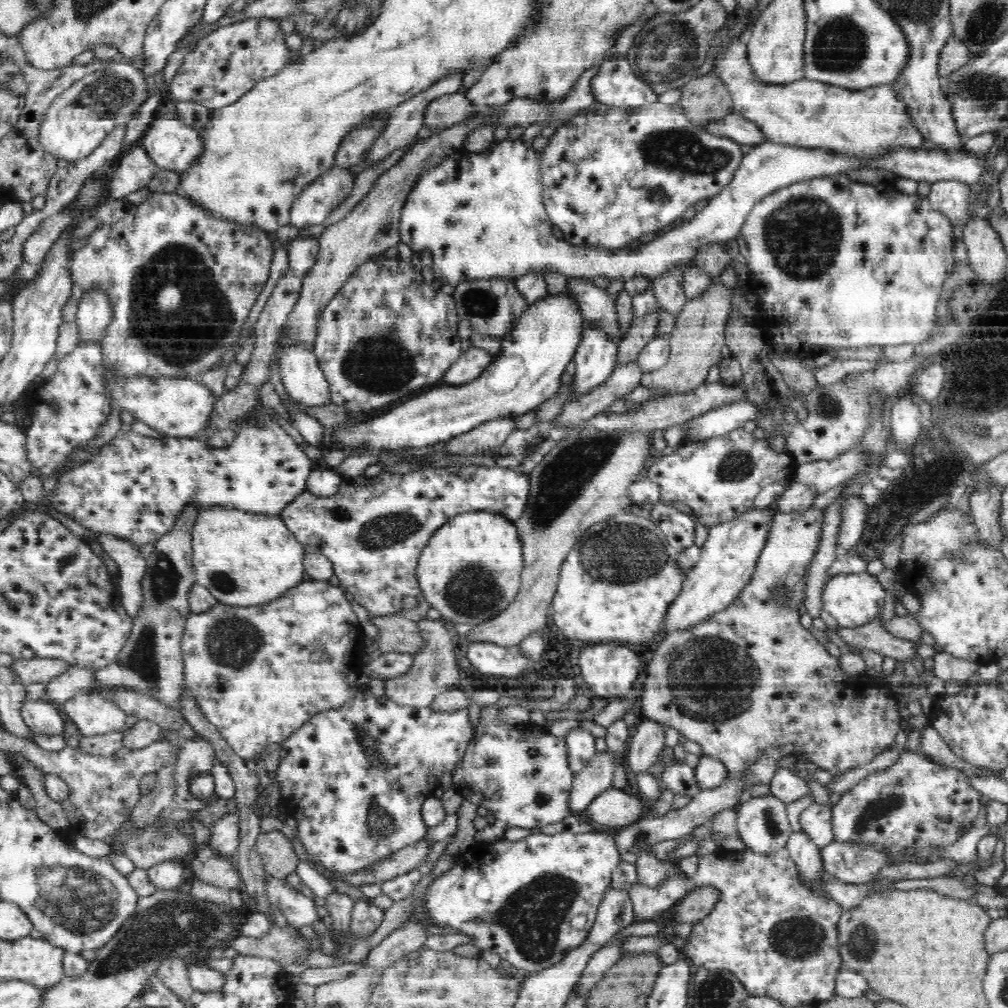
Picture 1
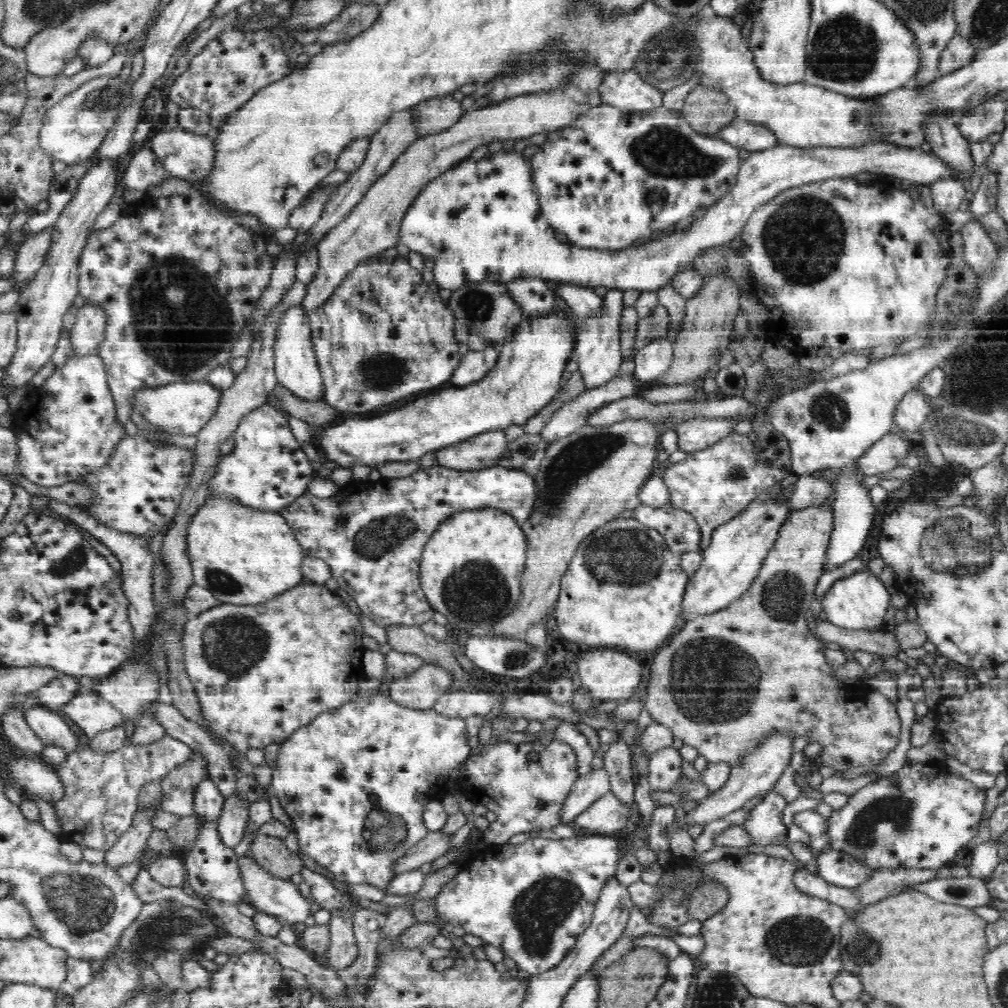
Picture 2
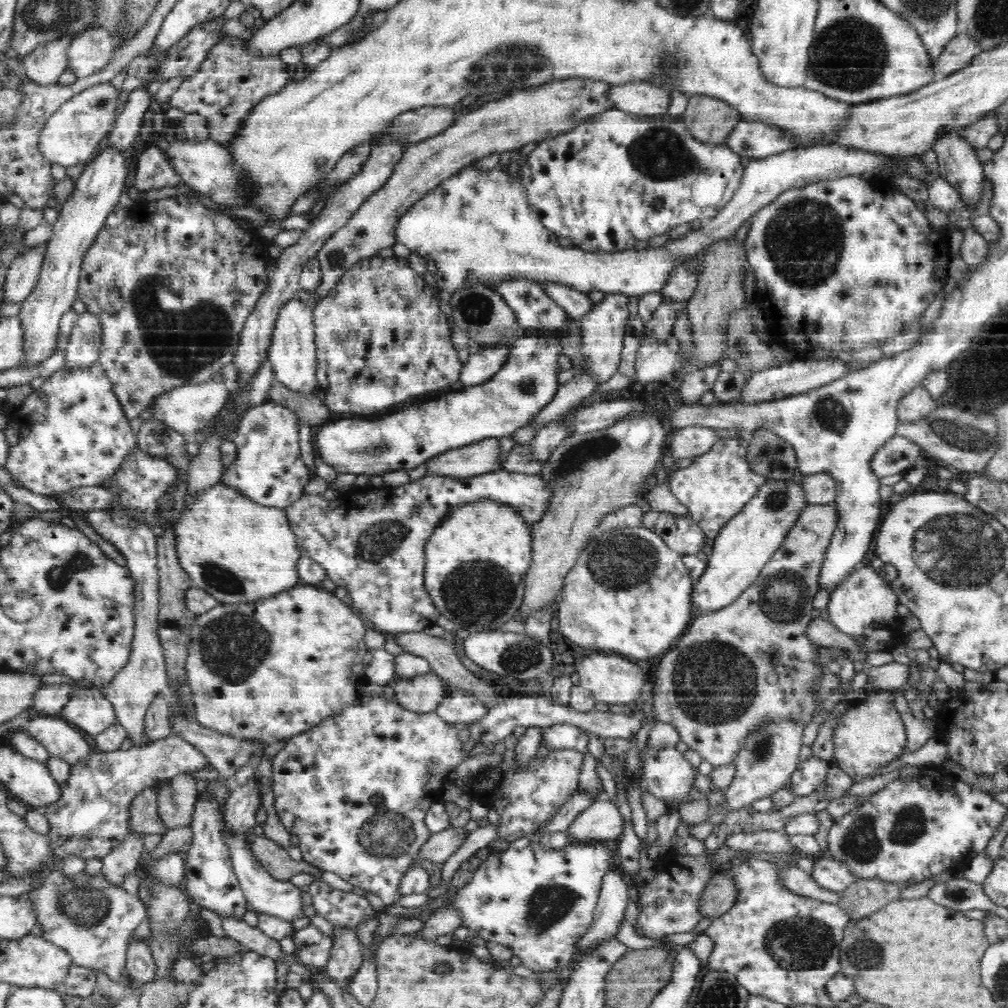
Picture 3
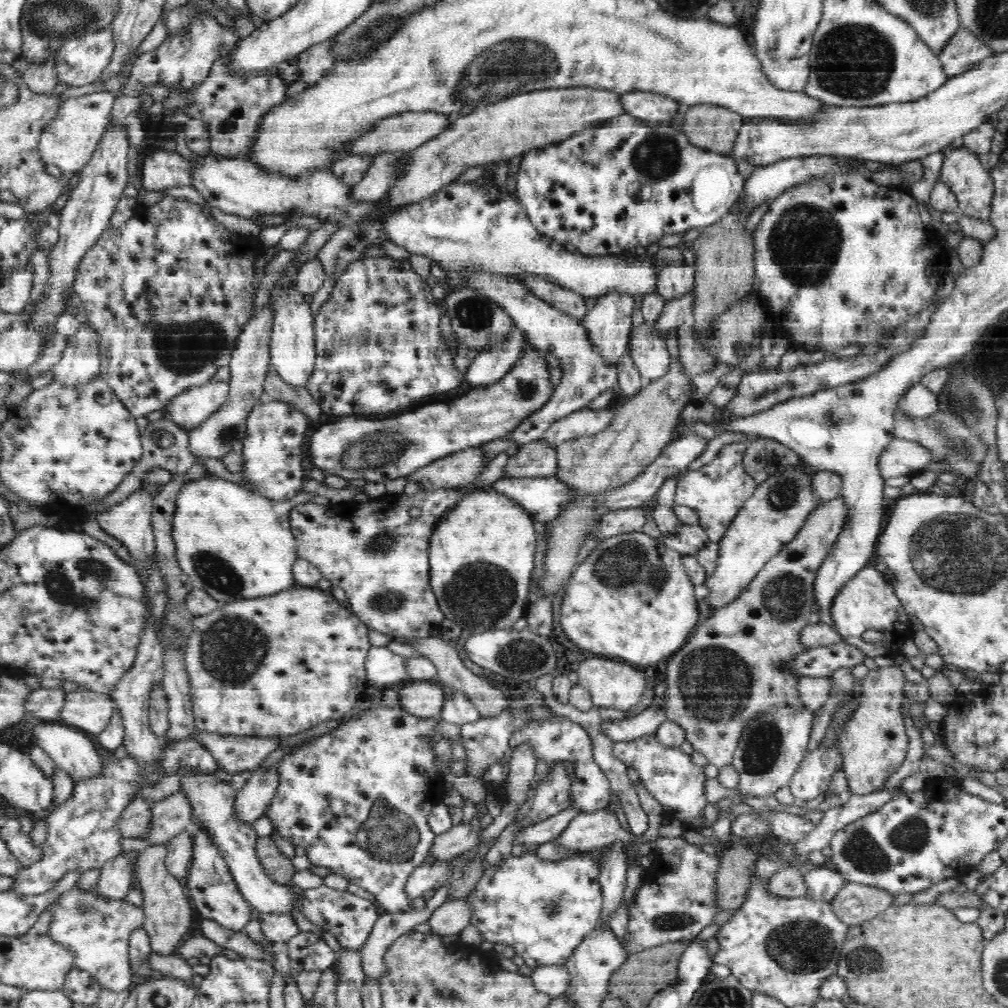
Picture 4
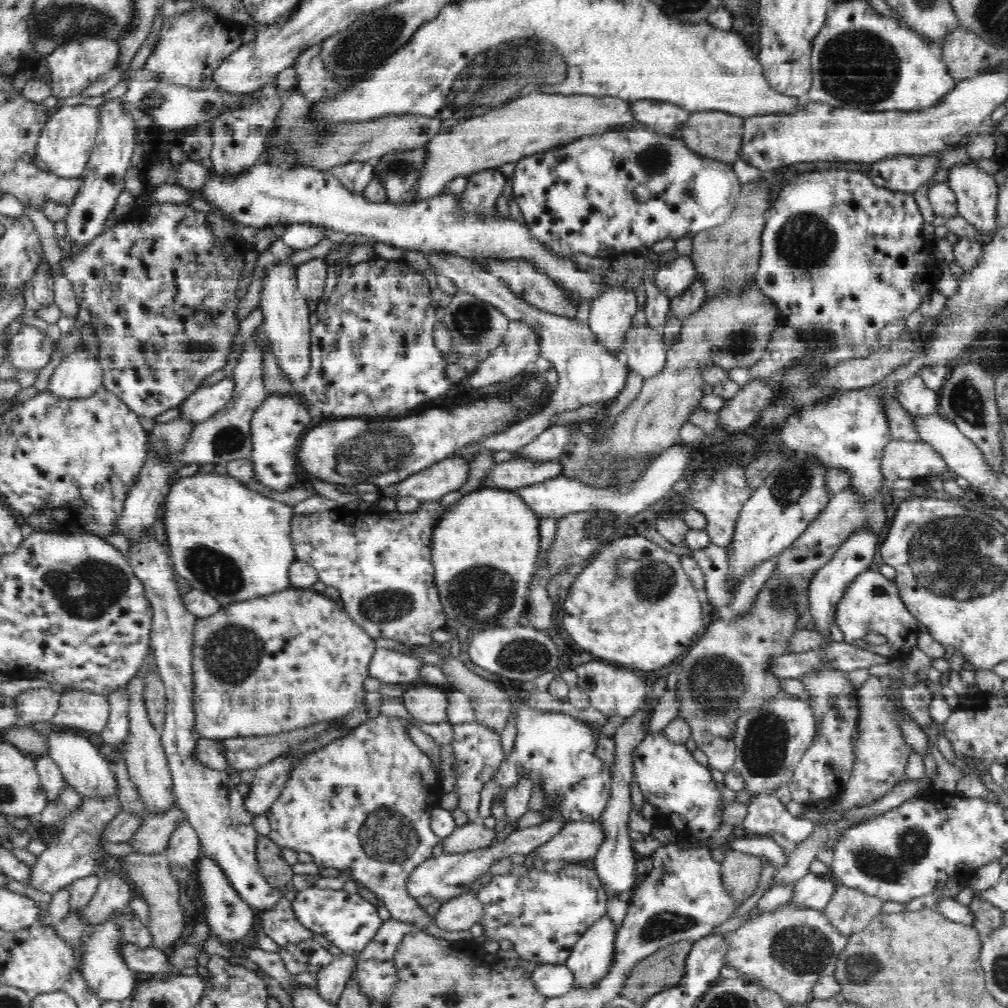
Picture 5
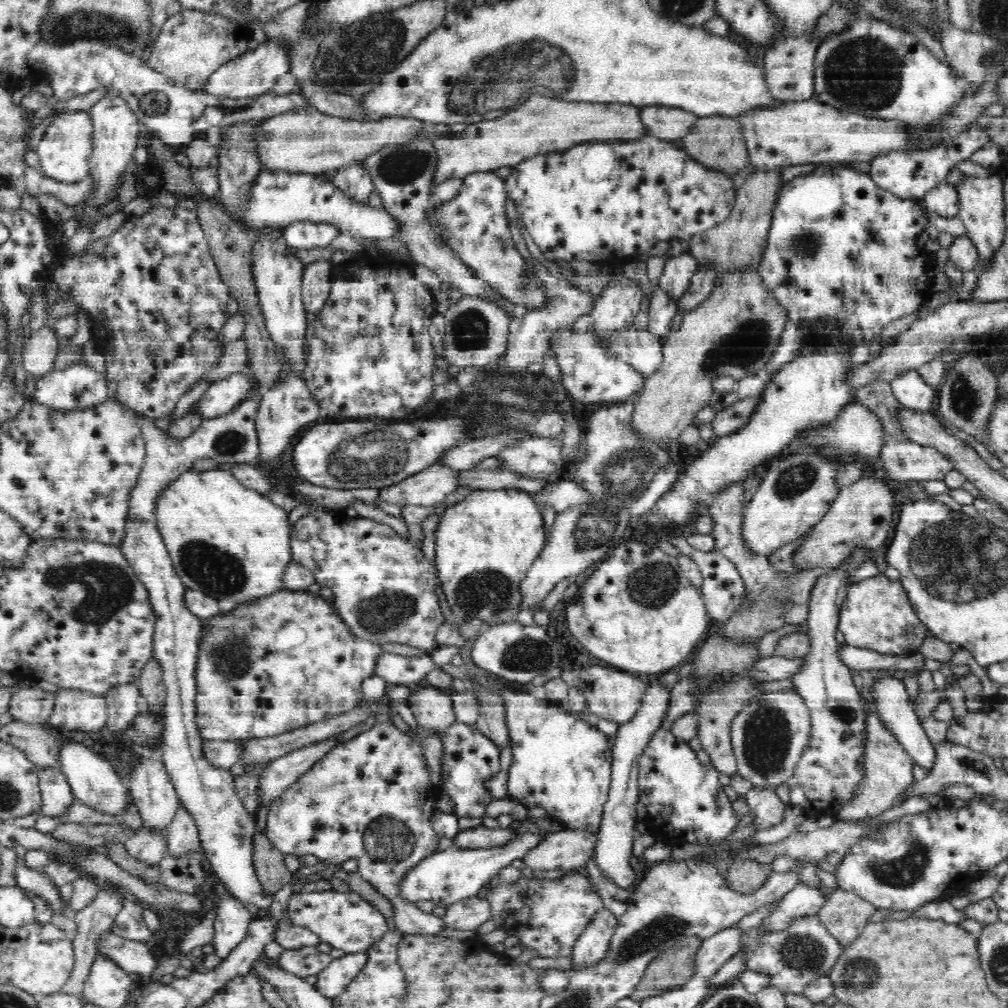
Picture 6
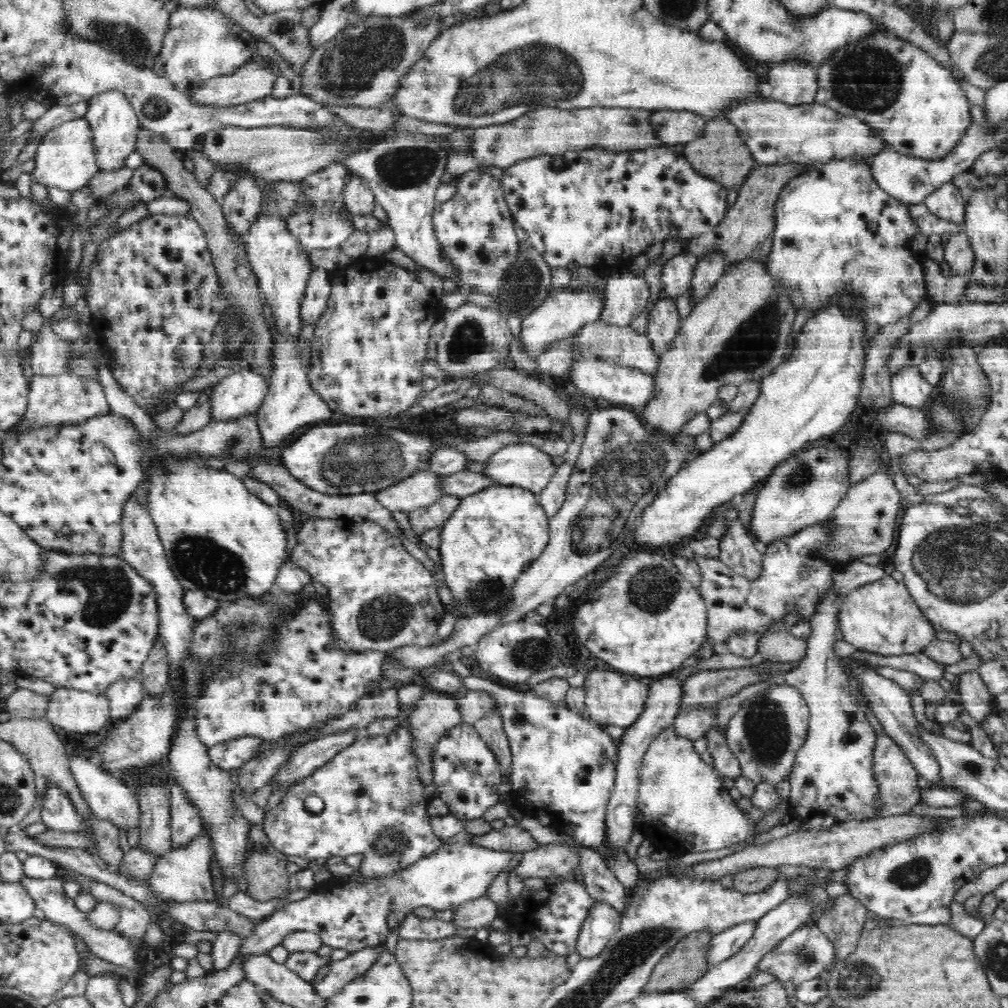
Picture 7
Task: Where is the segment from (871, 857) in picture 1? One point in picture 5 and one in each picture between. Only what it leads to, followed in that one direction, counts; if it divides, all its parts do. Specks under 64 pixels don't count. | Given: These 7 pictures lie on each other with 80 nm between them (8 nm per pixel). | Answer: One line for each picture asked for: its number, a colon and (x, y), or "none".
2: (836, 868)
3: (828, 872)
4: (823, 882)
5: (814, 892)

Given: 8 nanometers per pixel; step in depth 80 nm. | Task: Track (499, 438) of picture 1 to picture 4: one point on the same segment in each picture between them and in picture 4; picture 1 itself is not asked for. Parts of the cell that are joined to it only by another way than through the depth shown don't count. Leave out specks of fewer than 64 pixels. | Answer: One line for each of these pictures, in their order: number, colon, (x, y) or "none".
2: (481, 451)
3: (480, 457)
4: (454, 471)

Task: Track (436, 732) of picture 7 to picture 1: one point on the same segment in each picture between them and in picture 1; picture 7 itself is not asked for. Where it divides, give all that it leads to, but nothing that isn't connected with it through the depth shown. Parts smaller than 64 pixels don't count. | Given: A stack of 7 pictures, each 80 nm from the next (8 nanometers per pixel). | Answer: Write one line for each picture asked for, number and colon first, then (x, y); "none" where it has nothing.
1: (434, 671)
2: (420, 690)
3: (422, 694)
4: (424, 699)
5: (428, 703)
6: (432, 708)

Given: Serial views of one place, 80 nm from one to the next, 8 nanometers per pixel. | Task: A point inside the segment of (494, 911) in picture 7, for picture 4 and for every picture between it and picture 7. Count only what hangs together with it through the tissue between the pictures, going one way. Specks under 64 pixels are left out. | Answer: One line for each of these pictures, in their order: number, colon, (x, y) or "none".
4: (452, 917)
5: (461, 913)
6: (468, 914)

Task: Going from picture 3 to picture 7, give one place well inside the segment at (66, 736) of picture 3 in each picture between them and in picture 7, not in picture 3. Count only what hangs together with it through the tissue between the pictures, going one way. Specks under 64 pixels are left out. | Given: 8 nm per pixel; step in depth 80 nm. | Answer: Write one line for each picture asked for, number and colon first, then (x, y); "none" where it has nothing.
4: (71, 749)
5: (87, 768)
6: (92, 779)
7: (111, 799)

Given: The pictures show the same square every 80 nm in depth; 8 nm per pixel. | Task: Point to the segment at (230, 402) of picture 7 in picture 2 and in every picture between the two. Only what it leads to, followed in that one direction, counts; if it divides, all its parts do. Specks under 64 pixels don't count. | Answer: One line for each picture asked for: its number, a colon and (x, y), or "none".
2: (184, 408)
3: (188, 409)
4: (195, 406)
5: (205, 401)
6: (222, 396)

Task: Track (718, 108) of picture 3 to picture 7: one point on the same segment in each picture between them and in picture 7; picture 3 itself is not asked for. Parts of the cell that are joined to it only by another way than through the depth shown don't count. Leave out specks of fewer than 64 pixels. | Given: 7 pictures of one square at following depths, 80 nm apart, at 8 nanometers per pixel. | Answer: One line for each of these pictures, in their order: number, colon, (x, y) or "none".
4: (714, 129)
5: (715, 135)
6: (716, 142)
7: (720, 154)

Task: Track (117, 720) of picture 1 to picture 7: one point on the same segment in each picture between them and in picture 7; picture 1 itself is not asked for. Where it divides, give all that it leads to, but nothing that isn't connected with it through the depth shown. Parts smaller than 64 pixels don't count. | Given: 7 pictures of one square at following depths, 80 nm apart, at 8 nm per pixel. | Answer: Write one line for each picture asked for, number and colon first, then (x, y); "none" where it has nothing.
2: (92, 714)
3: (92, 713)
4: (91, 712)
5: (77, 709)
6: (76, 710)
7: (75, 711)

